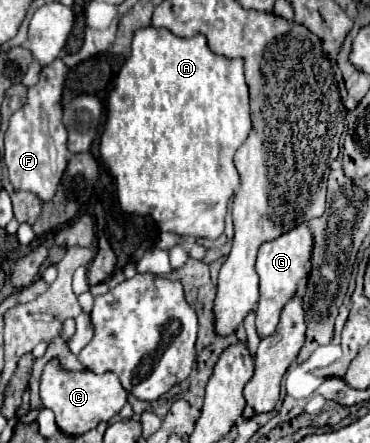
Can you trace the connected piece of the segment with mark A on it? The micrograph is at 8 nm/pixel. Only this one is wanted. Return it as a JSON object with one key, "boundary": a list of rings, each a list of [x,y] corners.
{"boundary":[[[144,27],[134,33],[132,55],[120,69],[108,97],[108,117],[100,137],[100,157],[112,171],[122,211],[150,215],[160,231],[218,239],[230,197],[238,185],[234,153],[250,135],[244,61],[210,51],[204,35],[178,37],[168,29]]]}

